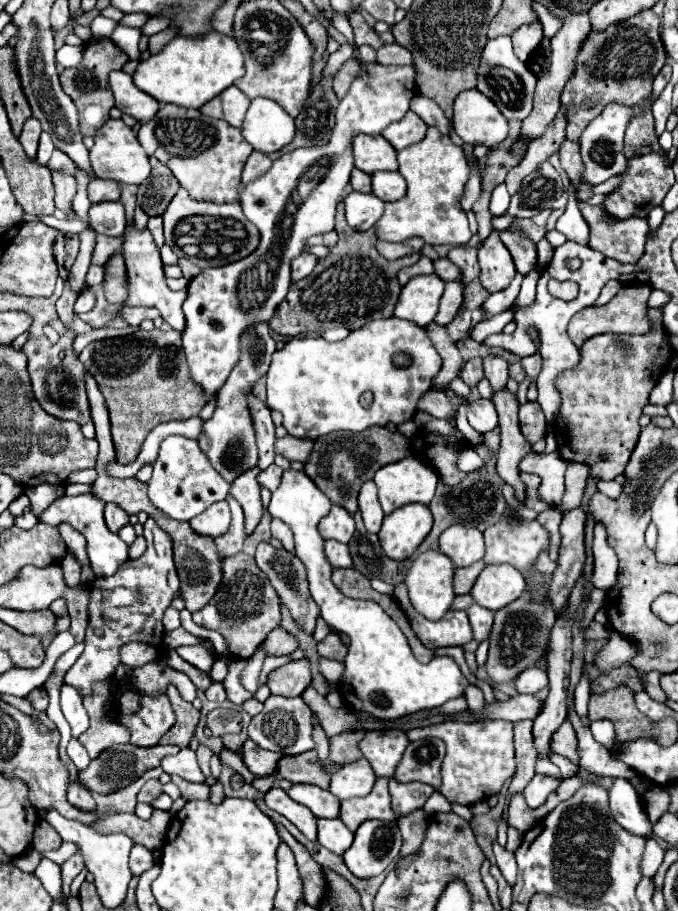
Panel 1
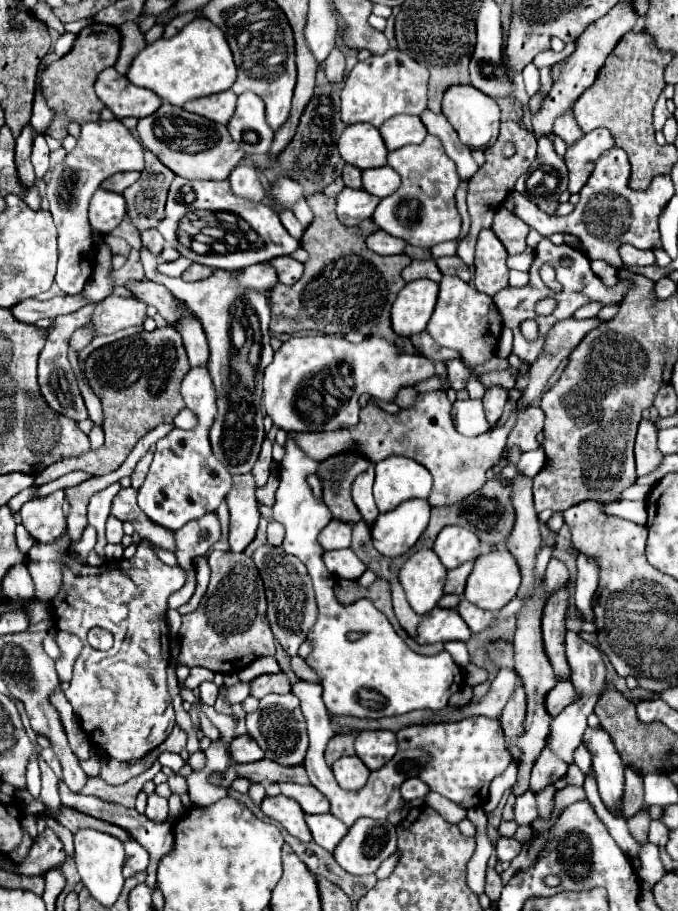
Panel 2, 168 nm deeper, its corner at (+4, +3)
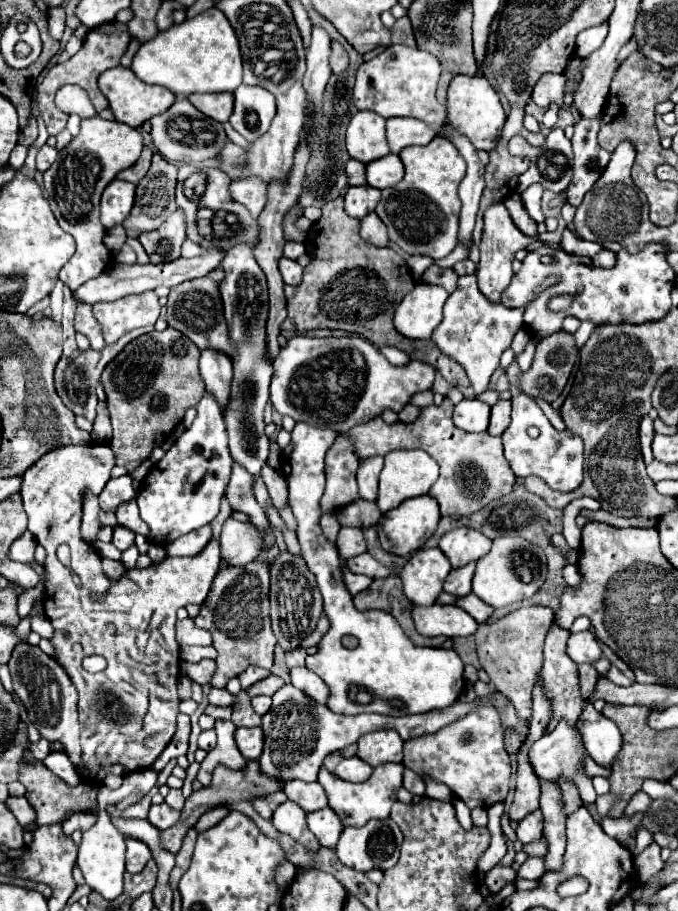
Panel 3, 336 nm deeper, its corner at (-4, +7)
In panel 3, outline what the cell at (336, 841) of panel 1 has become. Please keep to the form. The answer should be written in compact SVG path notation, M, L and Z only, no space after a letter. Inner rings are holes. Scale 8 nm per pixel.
M324 807L320 811L314 811L314 813L308 813L308 827L310 831L318 837L320 845L322 847L328 847L328 849L334 849L338 845L338 837L344 829L342 821L336 817L334 809L330 807Z

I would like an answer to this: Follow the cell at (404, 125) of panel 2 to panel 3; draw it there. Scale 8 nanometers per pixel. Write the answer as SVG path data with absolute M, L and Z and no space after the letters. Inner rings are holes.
M396 117L386 121L386 137L390 151L400 153L404 147L410 145L428 145L436 137L436 131L424 121Z

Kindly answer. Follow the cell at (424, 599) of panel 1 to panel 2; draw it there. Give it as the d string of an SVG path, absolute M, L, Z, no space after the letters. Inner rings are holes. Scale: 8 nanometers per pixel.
M418 549L400 569L400 585L406 591L410 607L424 615L436 607L444 595L446 567L432 549Z

